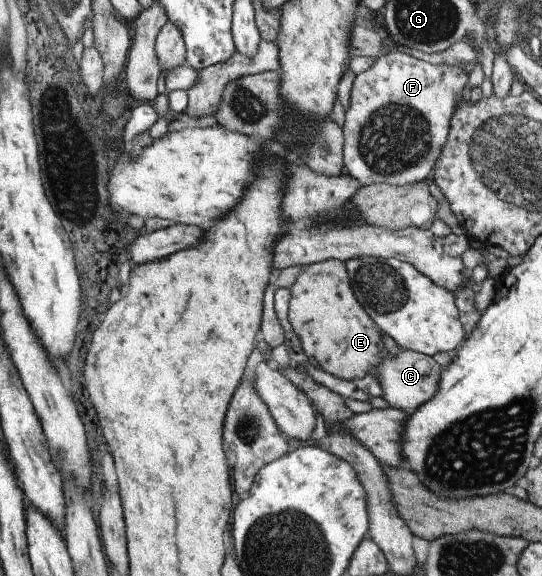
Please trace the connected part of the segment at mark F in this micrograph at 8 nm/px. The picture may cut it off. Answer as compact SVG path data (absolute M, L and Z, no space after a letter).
M393 51L385 56L377 57L374 64L368 69L354 76L351 94L349 94L349 106L345 109L345 121L342 127L344 134L343 162L345 173L351 174L362 185L383 184L403 186L421 181L429 180L434 169L437 158L441 156L441 151L447 137L453 112L459 102L463 102L467 96L468 74L459 66L447 66L447 64L429 64L416 56L411 56L403 51Z

